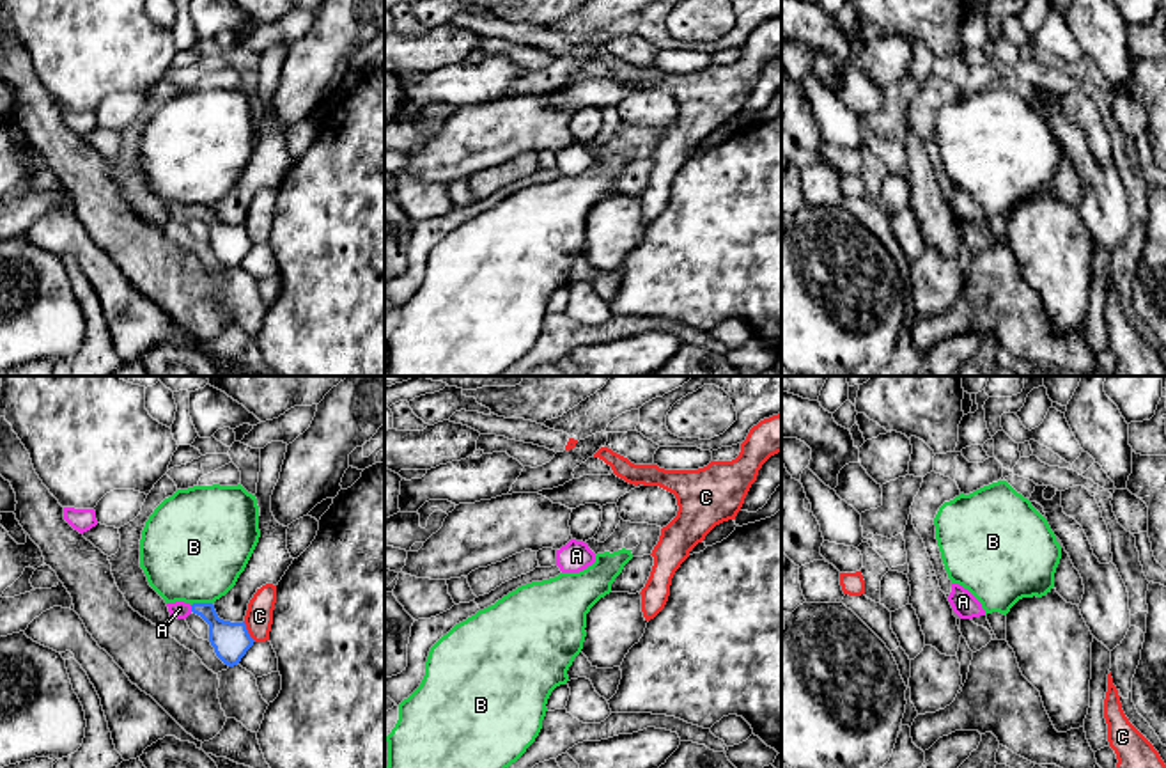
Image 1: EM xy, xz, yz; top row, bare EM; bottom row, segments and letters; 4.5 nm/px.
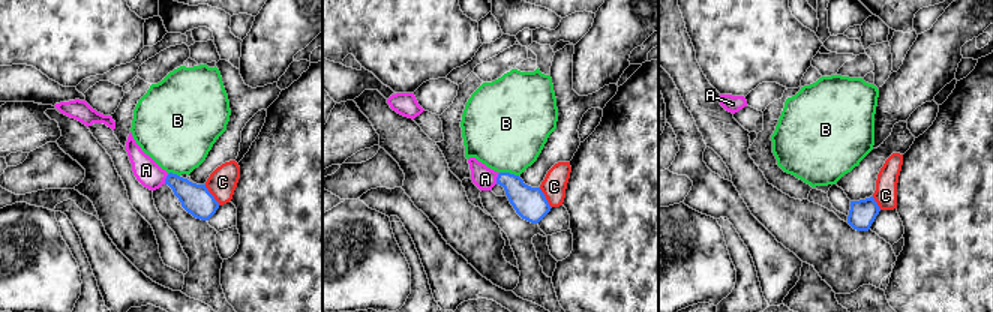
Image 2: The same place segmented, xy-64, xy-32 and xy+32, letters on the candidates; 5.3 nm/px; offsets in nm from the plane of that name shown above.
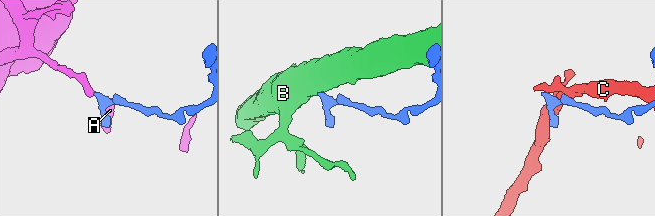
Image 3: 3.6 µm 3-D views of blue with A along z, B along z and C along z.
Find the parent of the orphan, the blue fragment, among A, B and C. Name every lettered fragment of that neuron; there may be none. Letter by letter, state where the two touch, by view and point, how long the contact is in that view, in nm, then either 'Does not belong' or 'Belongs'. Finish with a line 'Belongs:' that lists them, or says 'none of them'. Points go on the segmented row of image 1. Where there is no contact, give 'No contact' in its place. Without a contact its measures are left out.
A: Touches blue at xy (192, 609). Shared border 30 nm. Belongs
B: Touches blue at xy (201, 603). Shared border 100 nm. Does not belong
C: Touches blue at xy (247, 632). Shared border 110 nm. Does not belong
Belongs: A

